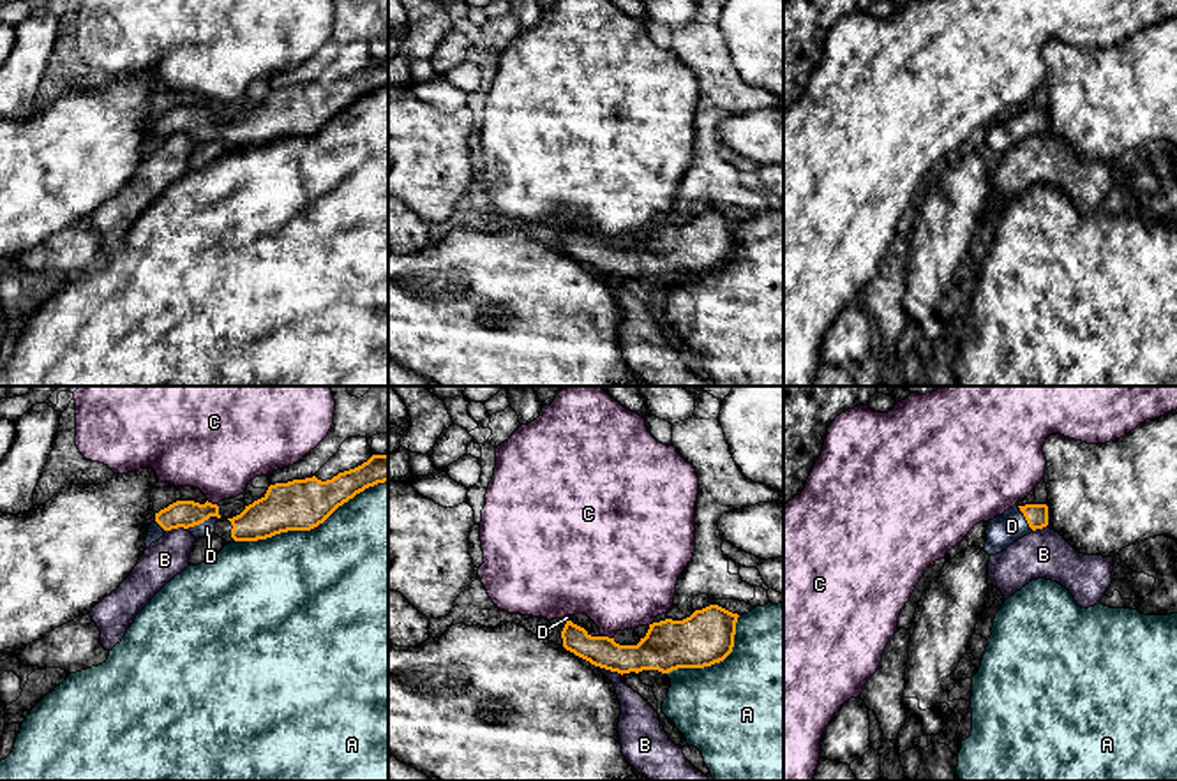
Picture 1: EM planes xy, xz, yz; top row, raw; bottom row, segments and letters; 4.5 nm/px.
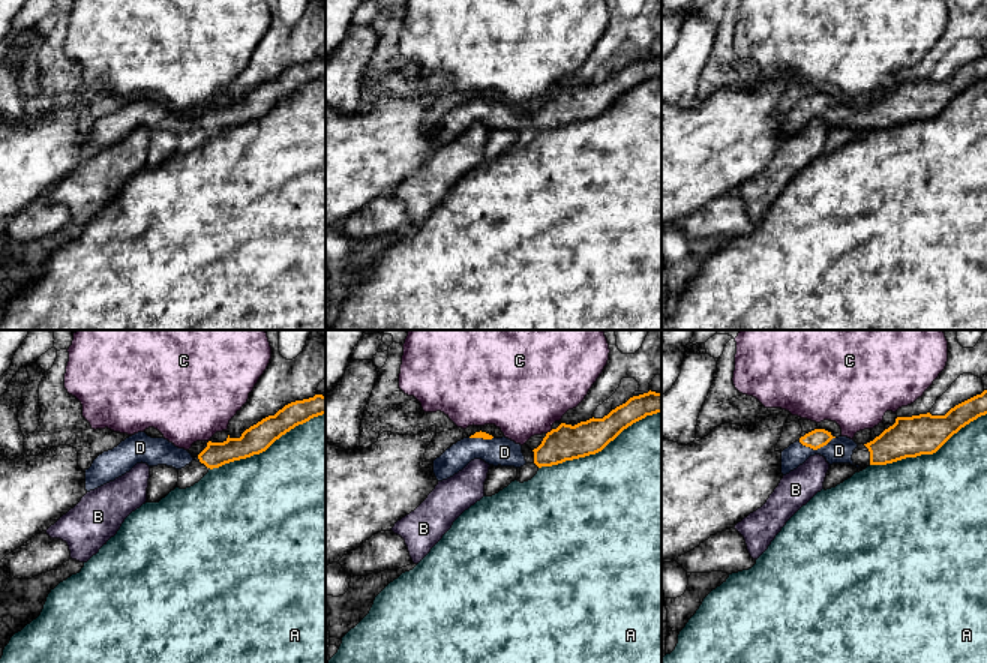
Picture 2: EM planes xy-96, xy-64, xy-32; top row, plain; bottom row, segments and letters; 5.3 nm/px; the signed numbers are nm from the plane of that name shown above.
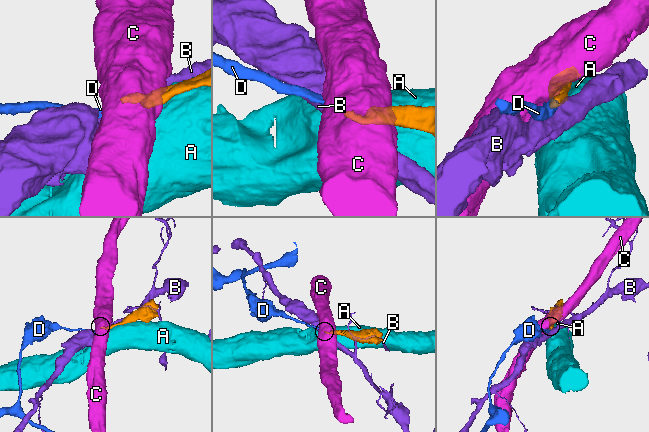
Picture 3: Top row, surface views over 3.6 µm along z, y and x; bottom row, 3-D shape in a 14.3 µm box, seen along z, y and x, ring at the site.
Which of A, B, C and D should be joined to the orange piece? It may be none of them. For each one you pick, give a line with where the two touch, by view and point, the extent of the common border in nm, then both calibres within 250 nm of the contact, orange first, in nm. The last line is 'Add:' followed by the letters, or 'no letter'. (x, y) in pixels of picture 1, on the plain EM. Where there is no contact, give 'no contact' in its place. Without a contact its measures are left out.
D: contact xy (202, 127); length 150 nm; calibres 130 and 70 nm
Add: D

